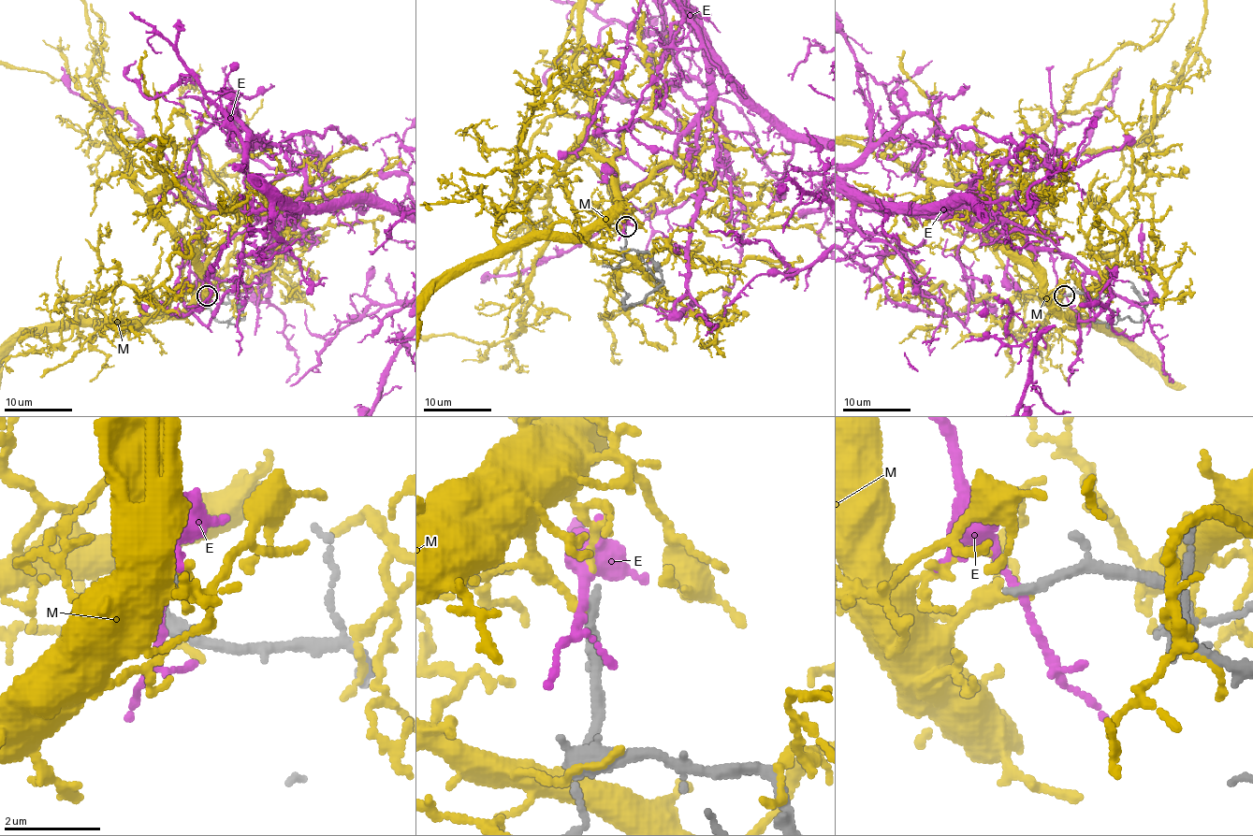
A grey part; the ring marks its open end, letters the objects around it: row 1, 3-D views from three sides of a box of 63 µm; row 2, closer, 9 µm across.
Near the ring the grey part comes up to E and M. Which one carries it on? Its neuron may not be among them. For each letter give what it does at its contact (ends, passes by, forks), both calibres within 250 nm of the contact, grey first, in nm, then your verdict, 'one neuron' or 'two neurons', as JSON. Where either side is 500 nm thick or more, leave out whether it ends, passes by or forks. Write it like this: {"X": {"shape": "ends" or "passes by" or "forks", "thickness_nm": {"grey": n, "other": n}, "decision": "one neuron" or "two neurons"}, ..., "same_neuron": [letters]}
{"E": {"shape": "passes by", "thickness_nm": {"grey": 240, "other": 140}, "decision": "two neurons"}, "M": {"shape": "ends", "thickness_nm": {"grey": 240, "other": 180}, "decision": "two neurons"}, "same_neuron": []}

